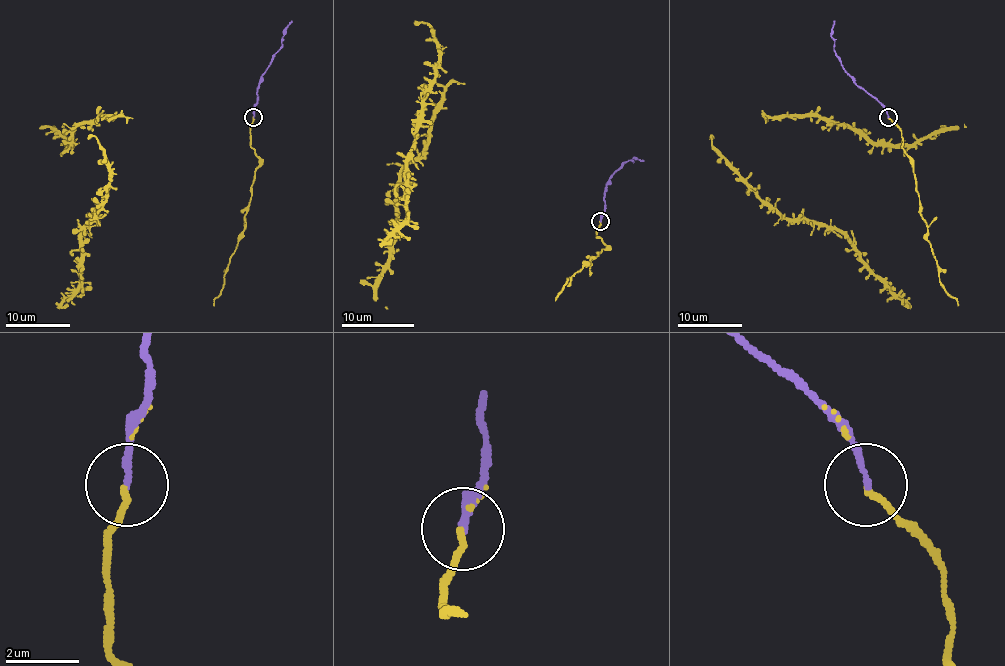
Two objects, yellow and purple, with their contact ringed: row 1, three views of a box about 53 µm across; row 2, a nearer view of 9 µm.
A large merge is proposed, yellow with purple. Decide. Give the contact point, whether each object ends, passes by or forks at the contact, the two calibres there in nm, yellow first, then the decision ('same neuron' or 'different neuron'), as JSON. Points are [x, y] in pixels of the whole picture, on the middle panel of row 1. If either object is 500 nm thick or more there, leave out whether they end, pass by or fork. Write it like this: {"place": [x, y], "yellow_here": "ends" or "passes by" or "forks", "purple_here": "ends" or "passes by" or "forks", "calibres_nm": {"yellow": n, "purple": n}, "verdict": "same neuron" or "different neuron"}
{"place": [600, 221], "yellow_here": "passes by", "purple_here": "ends", "calibres_nm": {"yellow": 110, "purple": 170}, "verdict": "same neuron"}

